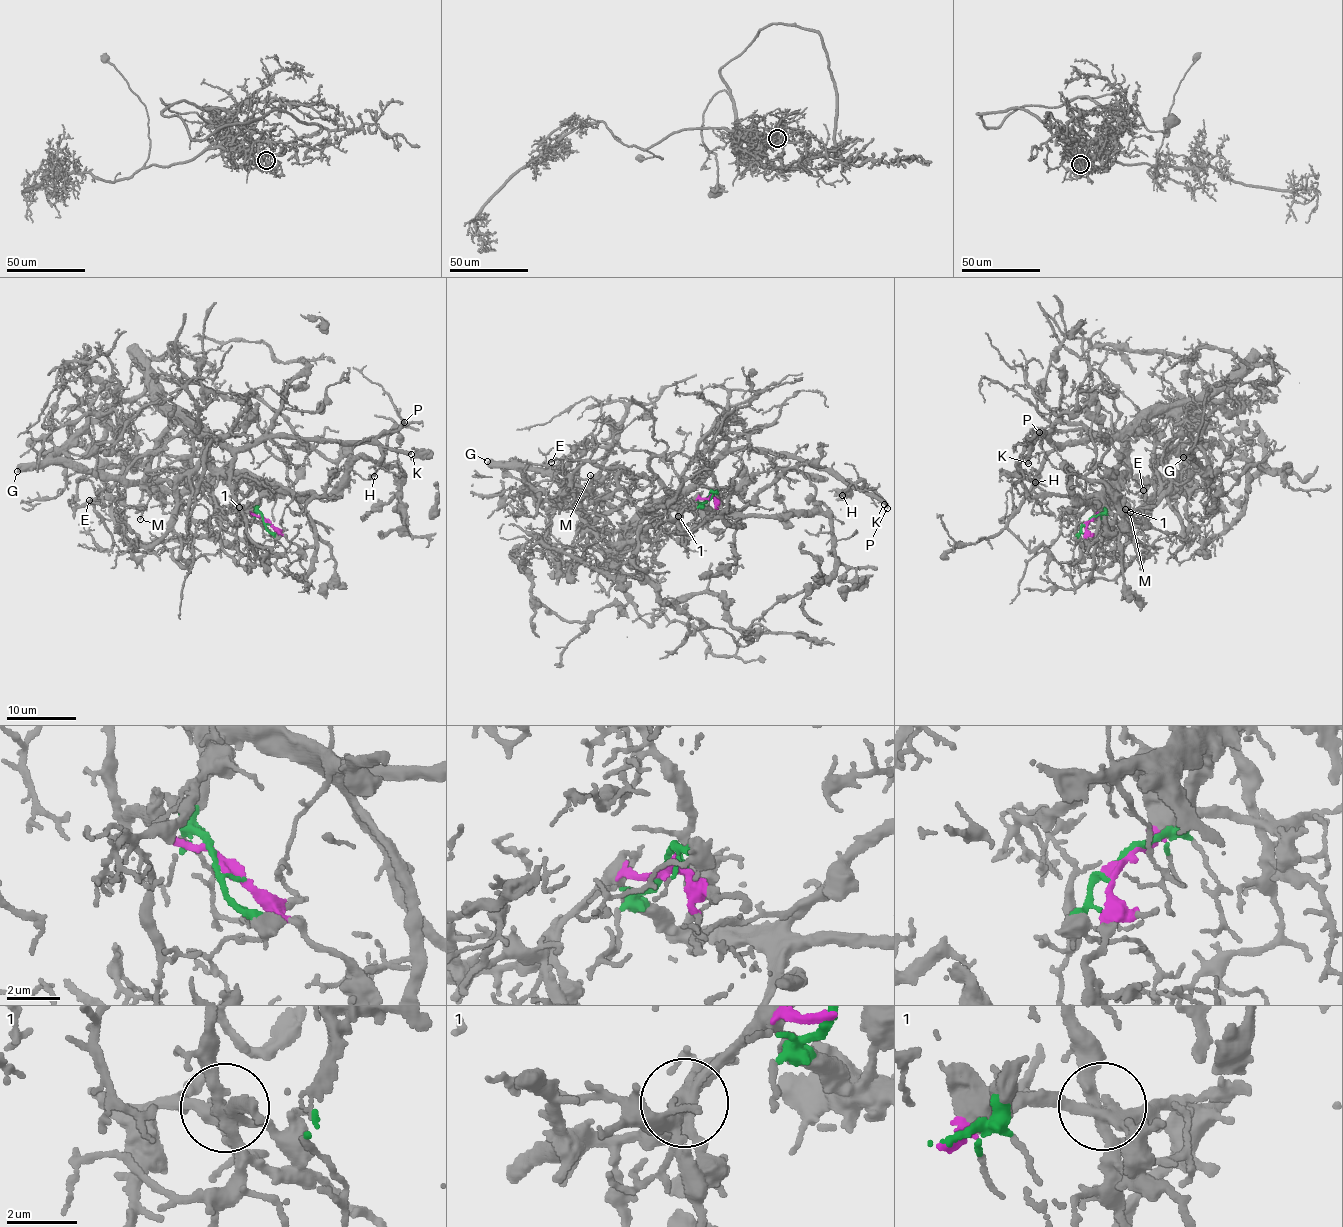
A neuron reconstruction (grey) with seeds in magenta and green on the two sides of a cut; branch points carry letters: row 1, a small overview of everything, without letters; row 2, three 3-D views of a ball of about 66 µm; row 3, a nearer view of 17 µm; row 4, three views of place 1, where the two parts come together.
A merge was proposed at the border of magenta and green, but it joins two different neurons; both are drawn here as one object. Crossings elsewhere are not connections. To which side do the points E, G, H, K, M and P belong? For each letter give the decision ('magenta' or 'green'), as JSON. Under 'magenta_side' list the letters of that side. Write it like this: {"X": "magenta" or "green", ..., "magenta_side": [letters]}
{"E": "green", "G": "magenta", "H": "green", "K": "green", "M": "magenta", "P": "green", "magenta_side": ["G", "M"]}

